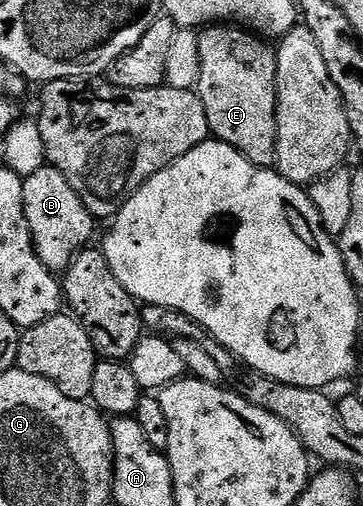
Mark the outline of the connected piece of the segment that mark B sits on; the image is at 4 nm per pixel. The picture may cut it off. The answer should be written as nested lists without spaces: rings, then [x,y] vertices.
[[[45,166],[24,177],[24,213],[38,258],[49,272],[63,273],[91,241],[94,217],[57,168]]]

